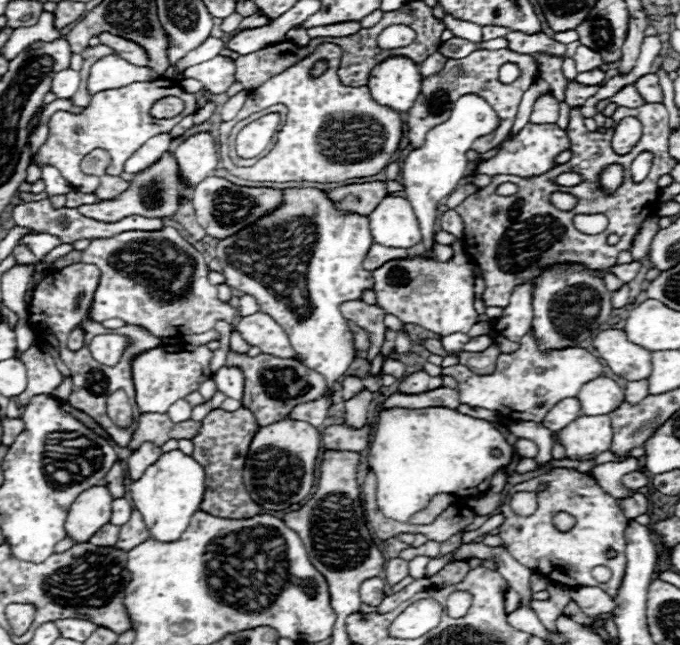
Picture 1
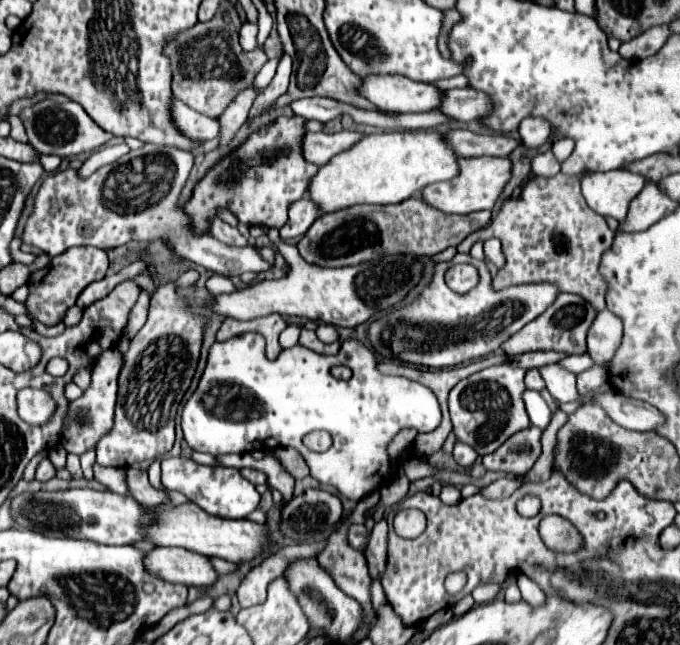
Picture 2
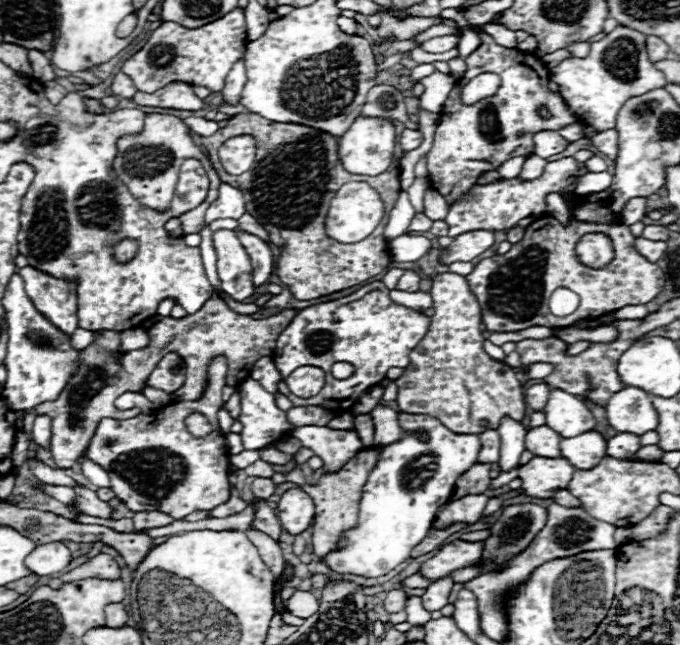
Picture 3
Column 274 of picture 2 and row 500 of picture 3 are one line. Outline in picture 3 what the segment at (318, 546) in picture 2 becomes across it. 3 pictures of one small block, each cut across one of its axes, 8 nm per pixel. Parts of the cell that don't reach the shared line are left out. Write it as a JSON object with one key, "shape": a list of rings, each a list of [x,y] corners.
{"shape":[[[562,490],[562,492],[556,492],[556,496],[552,496],[552,500],[560,506],[568,506],[568,508],[574,508],[574,506],[582,506],[568,490]]]}

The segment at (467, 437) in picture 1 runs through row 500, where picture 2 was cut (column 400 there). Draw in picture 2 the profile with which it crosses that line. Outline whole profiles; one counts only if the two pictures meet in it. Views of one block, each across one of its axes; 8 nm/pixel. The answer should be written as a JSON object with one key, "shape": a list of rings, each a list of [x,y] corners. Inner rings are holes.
{"shape":[[[248,332],[248,334],[240,334],[240,336],[234,336],[226,342],[214,342],[208,350],[208,362],[206,362],[206,368],[202,372],[202,378],[198,382],[198,388],[194,390],[192,398],[186,402],[184,410],[182,410],[182,430],[184,430],[184,440],[188,442],[188,446],[192,450],[198,450],[198,452],[208,452],[212,456],[218,456],[218,454],[228,454],[228,452],[236,452],[236,454],[246,454],[246,452],[254,452],[254,450],[262,450],[262,452],[268,452],[268,450],[274,450],[274,448],[280,448],[280,446],[290,446],[290,448],[296,448],[302,458],[306,460],[306,464],[310,466],[310,474],[324,486],[334,486],[340,494],[344,494],[346,498],[358,502],[366,492],[370,492],[376,484],[382,484],[384,478],[380,474],[380,466],[382,464],[390,464],[390,458],[386,454],[386,446],[388,442],[398,434],[398,430],[402,428],[416,428],[418,432],[432,432],[436,426],[440,424],[440,406],[438,406],[438,400],[434,396],[434,392],[430,388],[426,388],[424,384],[420,382],[414,382],[414,380],[408,380],[408,378],[398,378],[398,376],[384,376],[376,370],[376,358],[372,354],[370,348],[366,348],[364,344],[360,344],[358,340],[346,340],[342,346],[340,346],[340,352],[336,356],[322,356],[322,354],[316,354],[314,350],[308,350],[300,344],[296,344],[294,348],[286,348],[280,352],[280,356],[276,360],[268,360],[266,354],[264,354],[264,338],[256,332]],[[336,364],[344,364],[348,368],[352,368],[352,378],[350,380],[338,380],[330,374],[330,368],[336,366]],[[312,430],[326,430],[330,432],[332,436],[332,446],[326,450],[326,452],[310,452],[304,444],[302,444],[302,438],[312,432]]]}

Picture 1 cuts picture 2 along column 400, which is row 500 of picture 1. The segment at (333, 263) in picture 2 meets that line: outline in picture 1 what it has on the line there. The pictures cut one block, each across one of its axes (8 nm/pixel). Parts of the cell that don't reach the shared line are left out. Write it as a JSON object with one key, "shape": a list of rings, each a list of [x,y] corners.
{"shape":[[[218,408],[202,420],[198,434],[192,438],[194,442],[192,458],[198,460],[198,464],[202,464],[206,472],[206,480],[204,480],[206,492],[200,510],[220,518],[250,518],[260,514],[260,506],[254,504],[254,500],[250,500],[250,494],[242,484],[242,468],[244,468],[246,452],[256,430],[258,424],[254,420],[254,414],[246,408],[238,408],[236,412],[224,412]]]}

